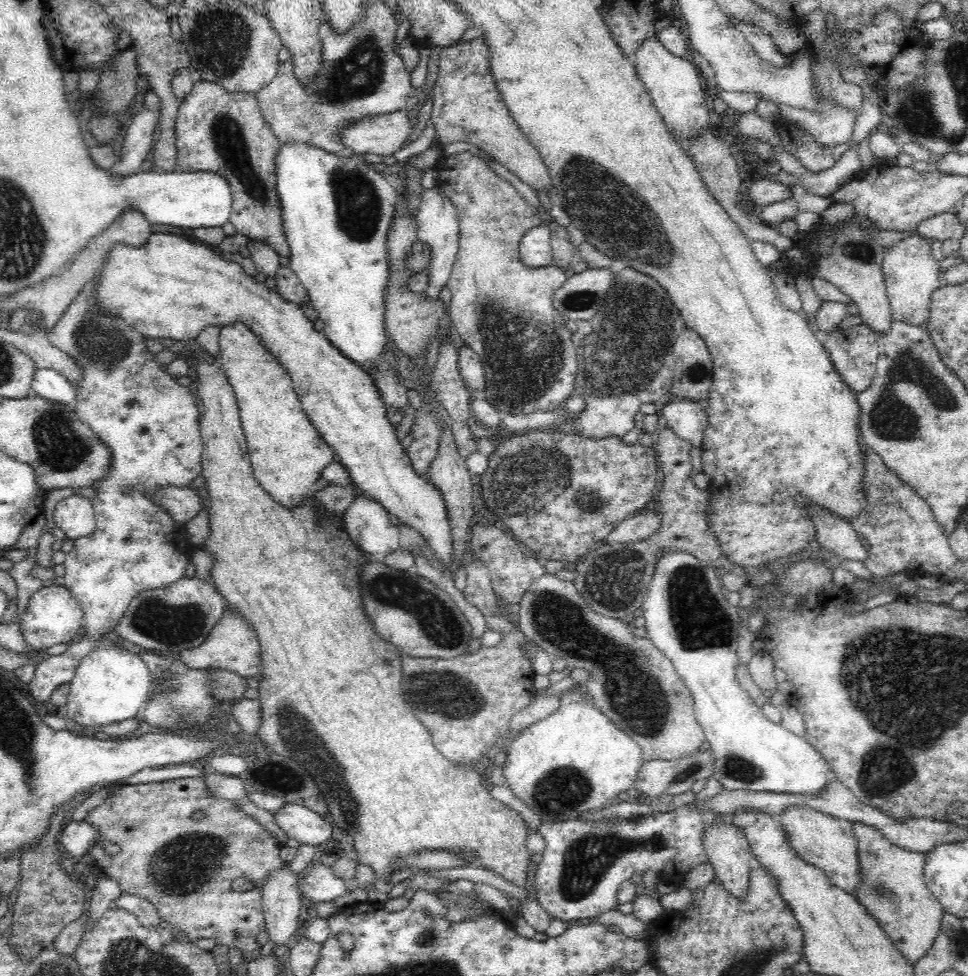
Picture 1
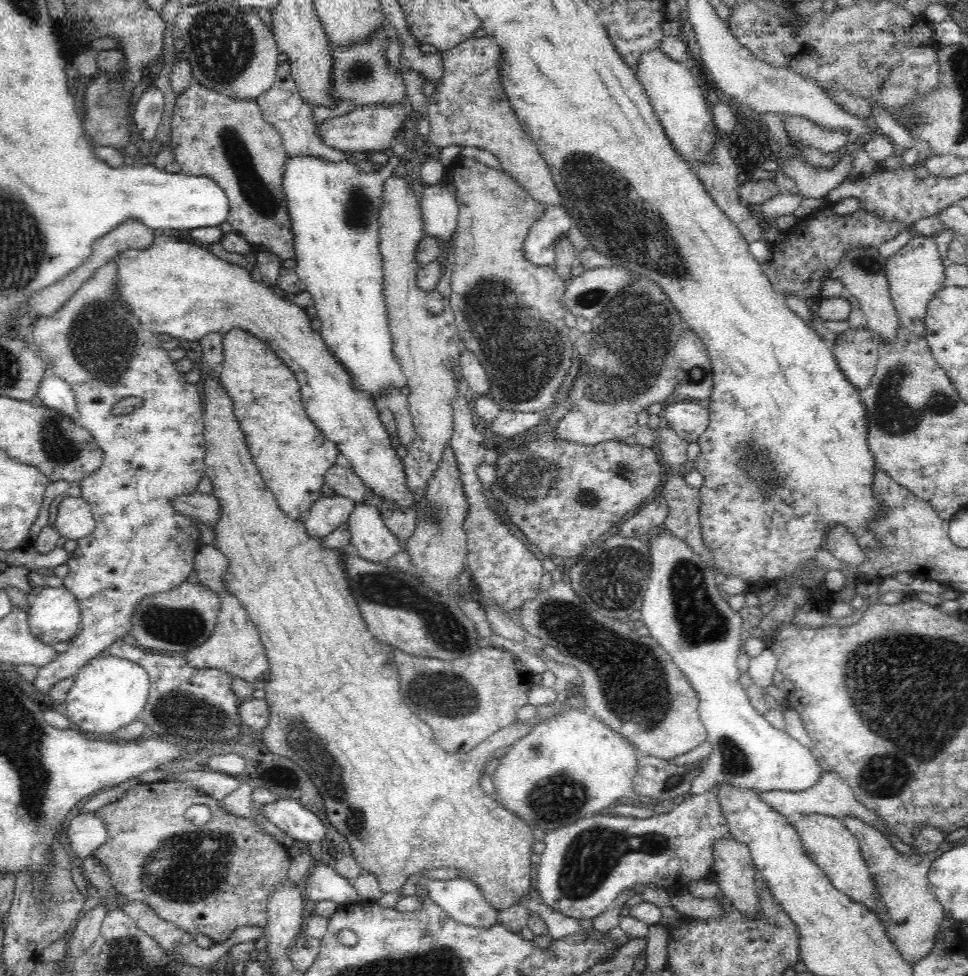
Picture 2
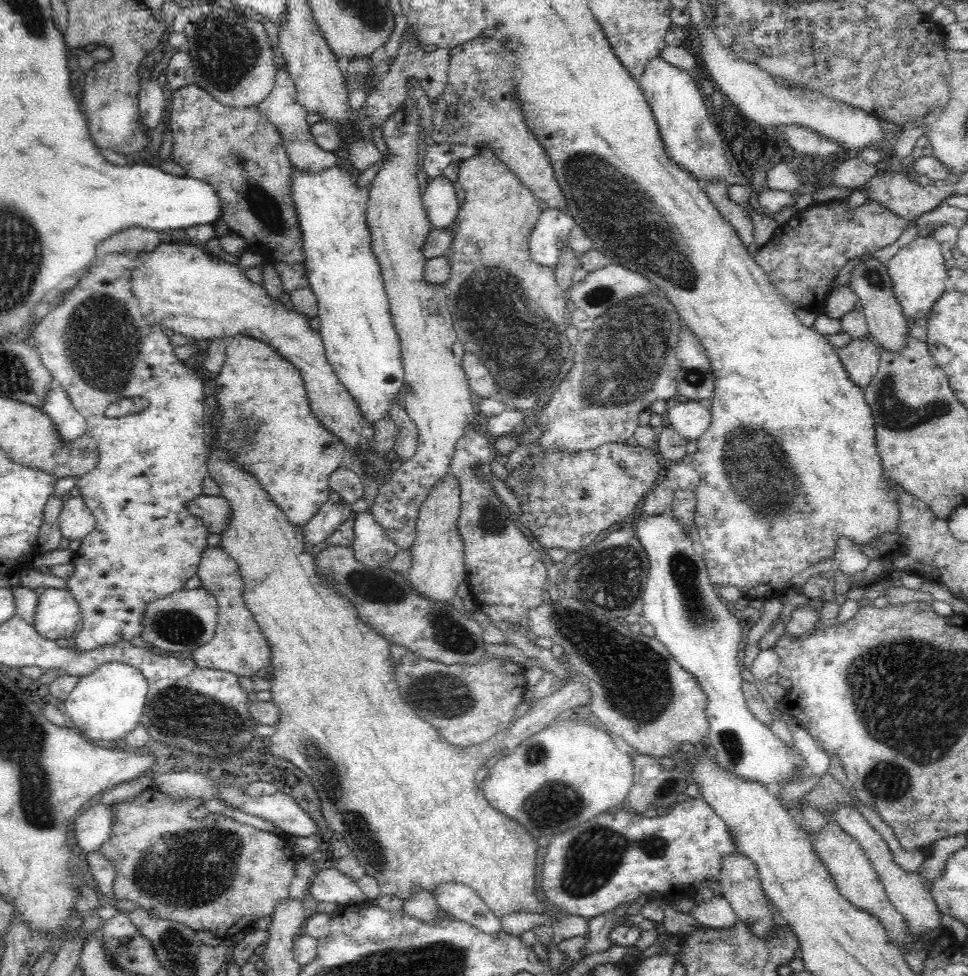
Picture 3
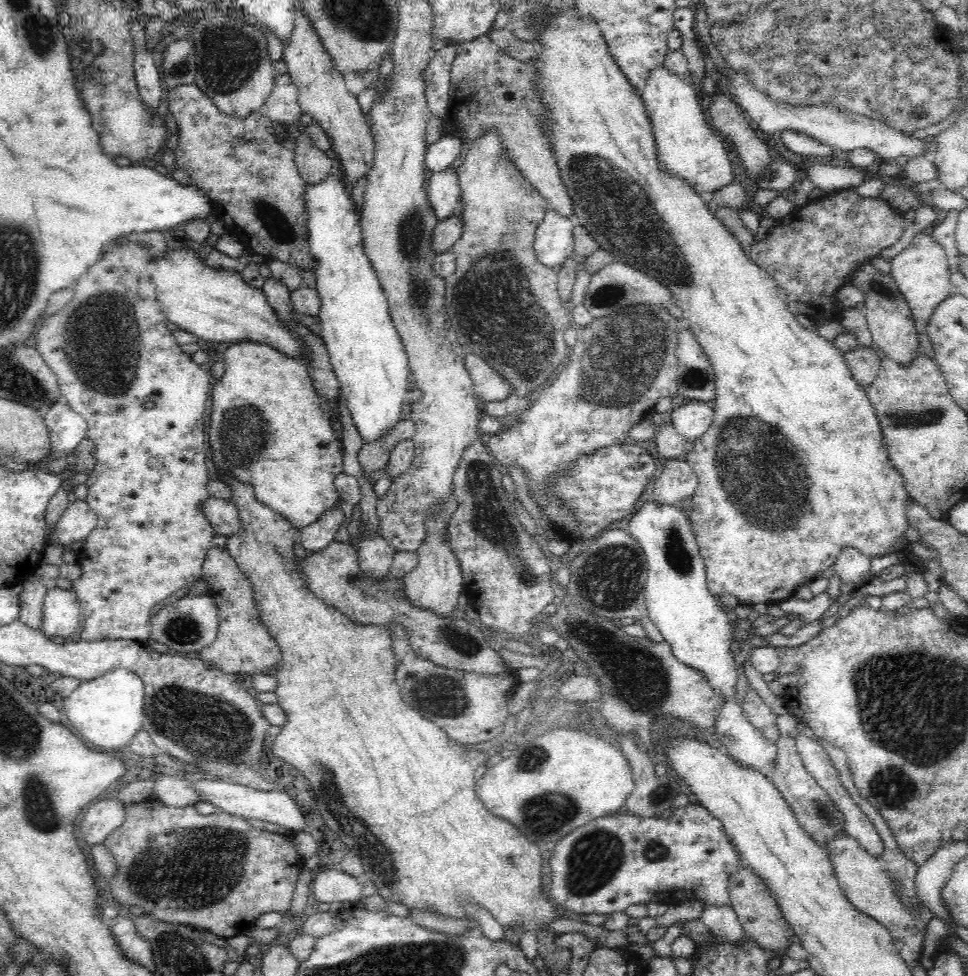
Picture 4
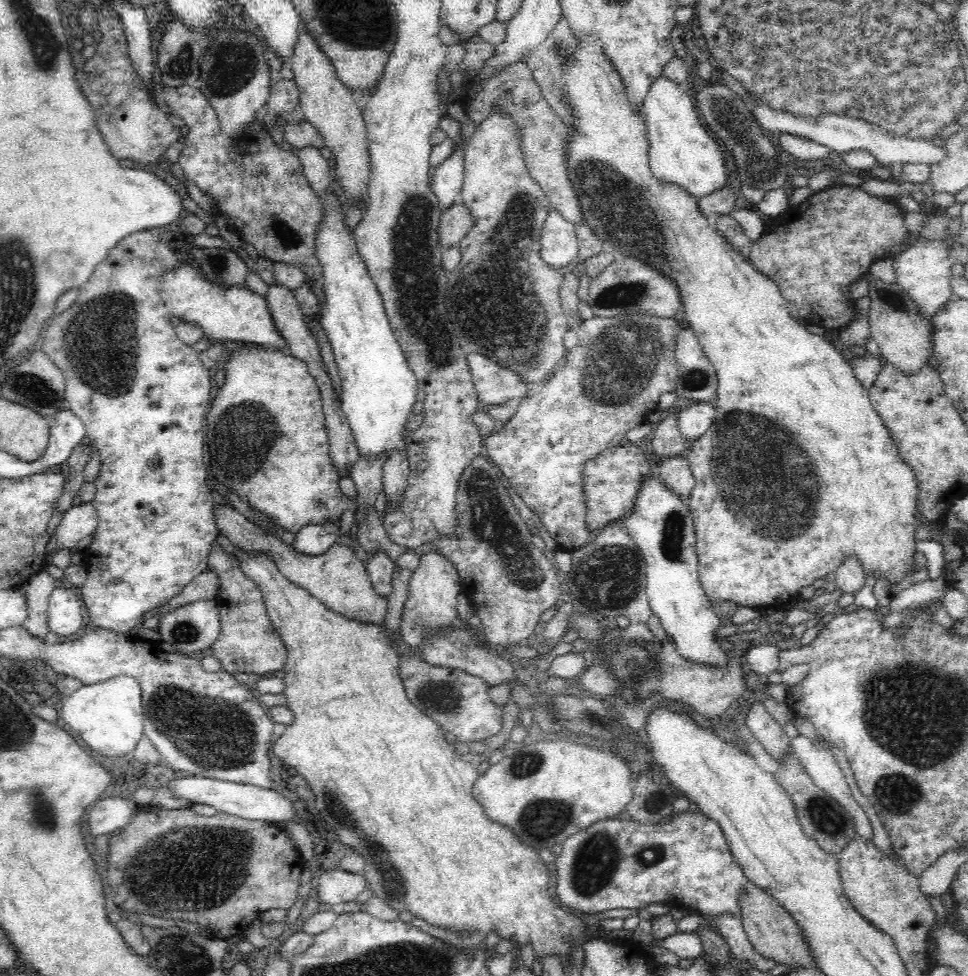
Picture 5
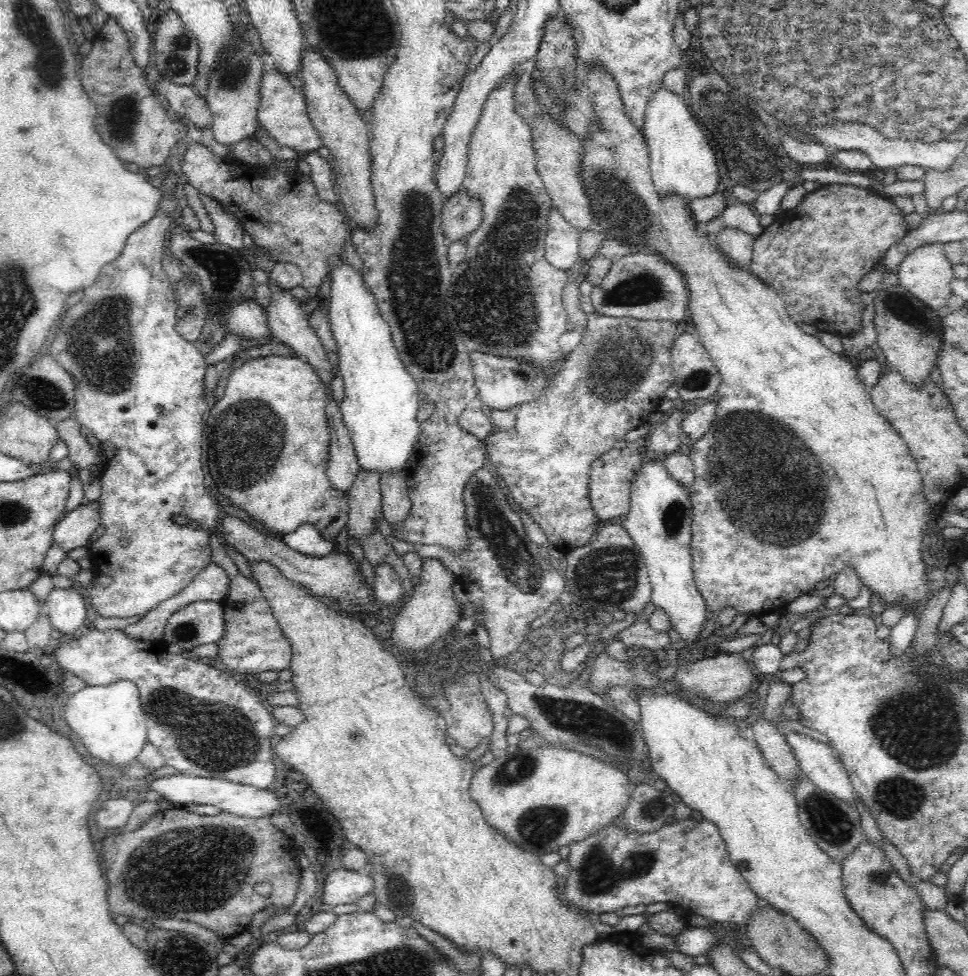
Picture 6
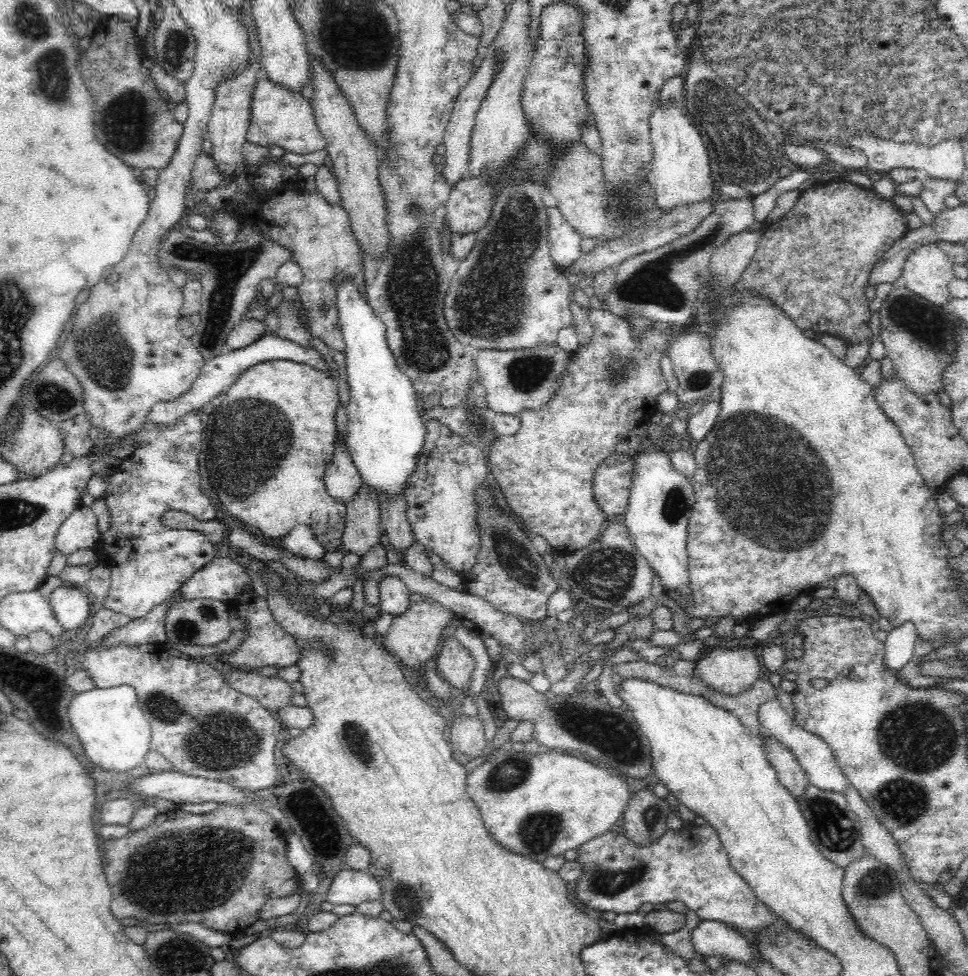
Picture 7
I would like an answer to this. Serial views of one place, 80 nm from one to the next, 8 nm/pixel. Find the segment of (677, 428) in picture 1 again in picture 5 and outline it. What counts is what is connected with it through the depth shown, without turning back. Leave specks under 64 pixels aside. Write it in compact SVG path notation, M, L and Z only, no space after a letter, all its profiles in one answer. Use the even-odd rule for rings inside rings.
M693 402L690 407L677 411L678 428L688 442L700 438L712 426L715 407L711 402Z

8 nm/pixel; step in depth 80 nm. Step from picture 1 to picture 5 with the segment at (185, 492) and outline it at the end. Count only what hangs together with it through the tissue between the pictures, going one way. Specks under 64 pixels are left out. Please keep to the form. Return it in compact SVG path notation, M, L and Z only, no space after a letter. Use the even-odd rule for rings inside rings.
M221 500L217 504L222 505L222 508L215 508L213 511L217 530L219 535L226 537L234 547L243 548L246 552L269 555L284 578L305 588L337 614L371 625L380 625L385 621L387 598L374 592L365 564L350 547L346 548L346 543L334 544L328 552L321 555L300 554L274 535L262 532L258 525L238 514L236 509L226 508Z

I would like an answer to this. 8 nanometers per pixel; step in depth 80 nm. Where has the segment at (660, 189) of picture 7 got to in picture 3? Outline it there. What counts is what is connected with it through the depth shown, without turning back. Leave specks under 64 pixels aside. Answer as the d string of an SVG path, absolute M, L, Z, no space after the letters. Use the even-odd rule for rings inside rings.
M662 58L650 59L638 83L644 98L651 106L664 150L672 162L696 177L696 182L702 185L712 181L728 185L741 182L739 175L733 172L733 167L726 159L718 127L710 122L706 114L703 93L698 92L697 84L692 82L690 76L686 76L684 70L671 66Z

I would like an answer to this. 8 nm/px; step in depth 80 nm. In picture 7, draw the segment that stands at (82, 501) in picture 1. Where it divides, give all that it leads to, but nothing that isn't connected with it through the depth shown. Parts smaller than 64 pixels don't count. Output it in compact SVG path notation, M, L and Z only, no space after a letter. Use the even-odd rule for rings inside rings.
M82 504L60 526L55 547L58 553L68 557L78 550L94 549L101 536L96 515L90 507Z

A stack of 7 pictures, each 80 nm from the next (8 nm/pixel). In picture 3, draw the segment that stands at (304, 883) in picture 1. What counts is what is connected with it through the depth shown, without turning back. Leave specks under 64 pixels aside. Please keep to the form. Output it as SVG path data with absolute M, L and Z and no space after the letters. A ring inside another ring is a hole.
M327 868L311 879L309 893L320 902L332 902L338 906L361 904L366 900L356 879L346 876L337 868Z

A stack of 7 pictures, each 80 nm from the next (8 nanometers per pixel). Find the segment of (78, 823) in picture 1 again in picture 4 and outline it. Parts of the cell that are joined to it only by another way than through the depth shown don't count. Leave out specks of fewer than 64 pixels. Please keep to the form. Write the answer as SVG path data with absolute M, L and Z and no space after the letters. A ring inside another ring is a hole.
M102 797L90 806L82 818L82 834L90 845L102 842L125 821L126 803L118 798Z

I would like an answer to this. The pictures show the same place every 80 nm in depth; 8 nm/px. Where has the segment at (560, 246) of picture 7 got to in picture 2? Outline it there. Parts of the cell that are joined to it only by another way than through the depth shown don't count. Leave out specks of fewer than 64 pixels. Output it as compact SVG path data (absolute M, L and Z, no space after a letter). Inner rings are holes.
M546 206L544 214L530 227L523 244L526 260L532 265L553 266L555 242L566 237L573 227L571 216L563 206Z

